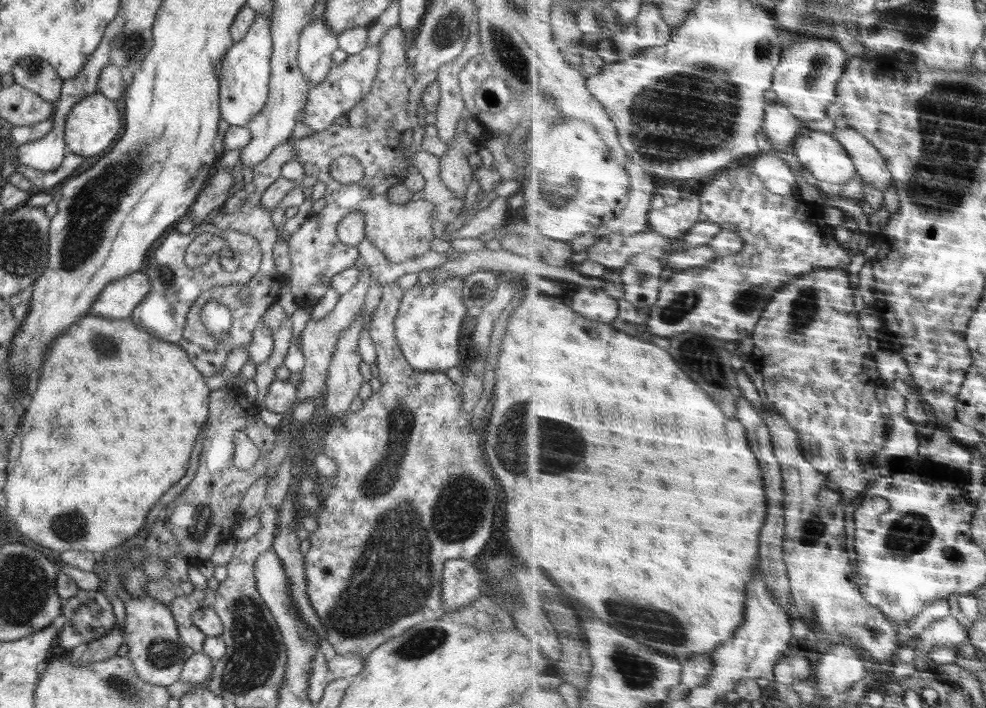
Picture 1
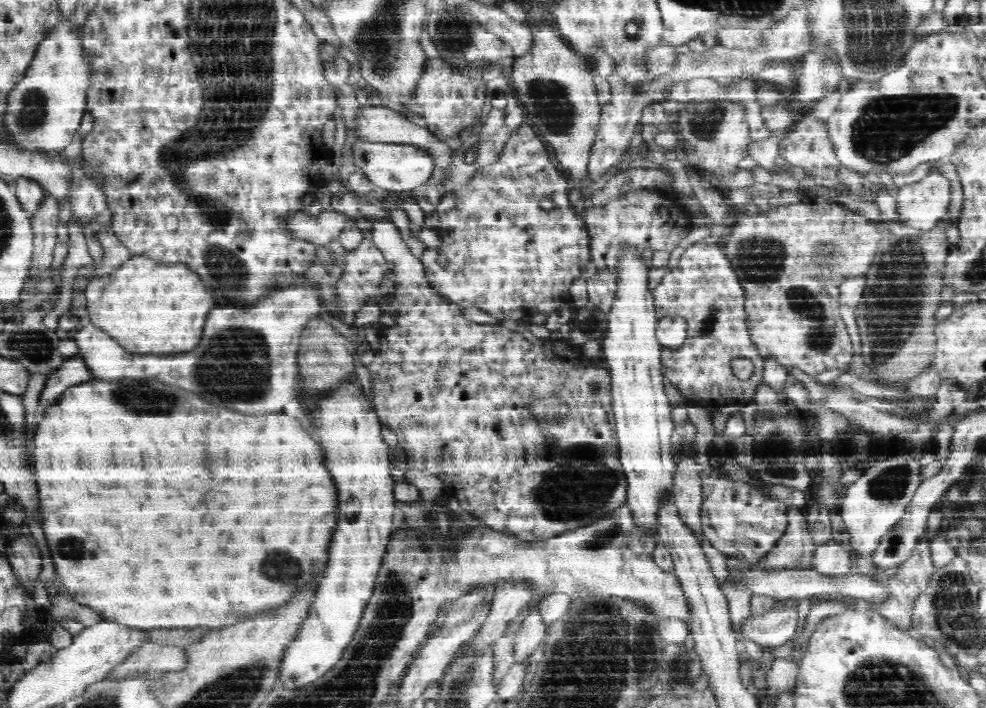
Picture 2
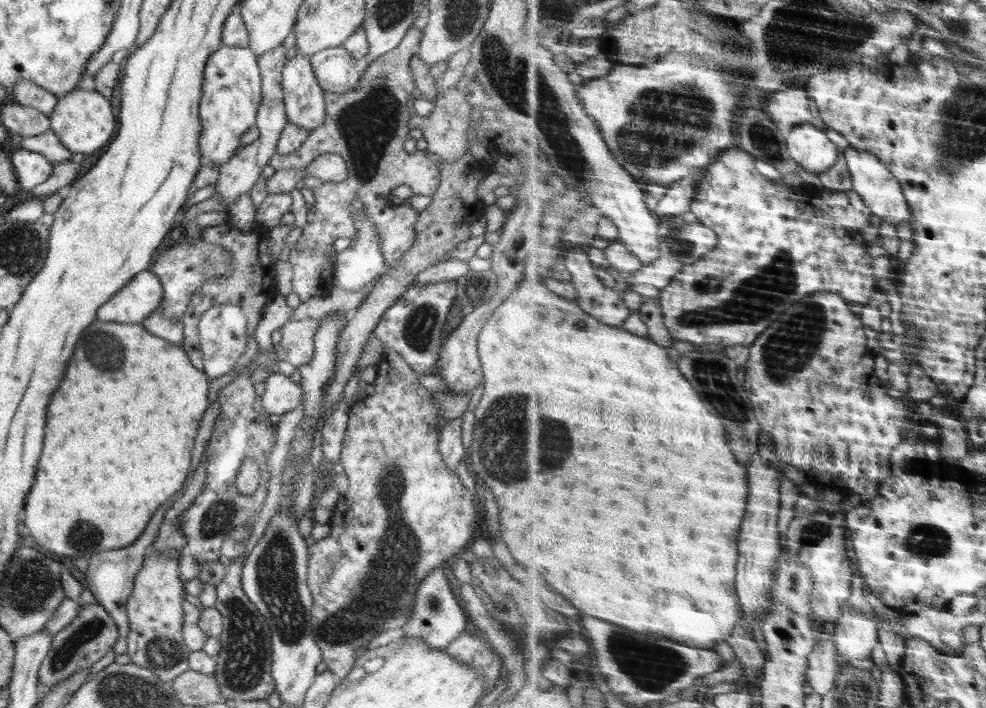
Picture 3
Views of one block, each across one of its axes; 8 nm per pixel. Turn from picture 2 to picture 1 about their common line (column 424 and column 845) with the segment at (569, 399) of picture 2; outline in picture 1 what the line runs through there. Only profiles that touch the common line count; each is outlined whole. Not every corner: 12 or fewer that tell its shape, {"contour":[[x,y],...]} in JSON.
{"contour":[[848,270],[782,287],[751,360],[822,472],[892,412]]}

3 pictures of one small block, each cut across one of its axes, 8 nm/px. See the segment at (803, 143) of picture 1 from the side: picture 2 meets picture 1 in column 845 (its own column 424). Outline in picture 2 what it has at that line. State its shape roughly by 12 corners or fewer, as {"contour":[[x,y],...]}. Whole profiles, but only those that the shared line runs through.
{"contour":[[359,142],[353,163],[404,195],[437,170],[424,145]]}

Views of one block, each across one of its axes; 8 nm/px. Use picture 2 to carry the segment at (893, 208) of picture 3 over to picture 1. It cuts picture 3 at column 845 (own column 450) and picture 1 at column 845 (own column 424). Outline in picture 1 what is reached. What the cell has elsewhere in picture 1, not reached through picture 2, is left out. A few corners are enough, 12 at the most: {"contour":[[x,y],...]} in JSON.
{"contour":[[857,129],[833,134],[857,162],[858,175],[883,193],[895,184],[889,162]]}

